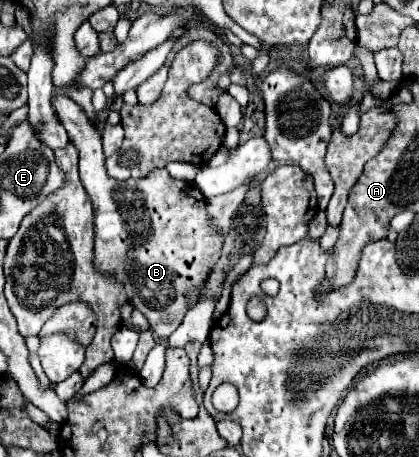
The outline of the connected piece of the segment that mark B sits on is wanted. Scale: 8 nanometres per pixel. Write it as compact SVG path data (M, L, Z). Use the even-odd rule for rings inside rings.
M60 94L52 96L52 106L58 120L64 124L70 140L80 150L80 180L88 196L92 198L94 216L96 216L94 218L94 232L96 232L94 264L102 274L108 274L108 276L114 274L124 284L130 304L136 306L148 318L150 330L156 334L156 338L166 340L182 324L186 312L190 310L188 290L194 288L202 292L214 264L220 258L222 236L210 226L204 196L192 182L170 178L170 174L164 168L154 170L146 178L126 180L126 182L118 182L106 176L100 132L94 130L94 126L88 122L82 108L76 106L76 102L70 100L68 96L60 96Z

